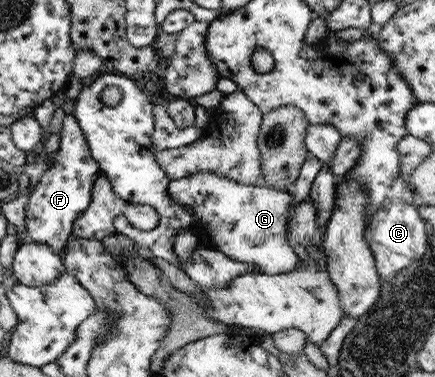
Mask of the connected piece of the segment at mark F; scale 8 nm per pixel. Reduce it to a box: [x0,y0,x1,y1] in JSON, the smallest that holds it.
[25,113,99,252]

